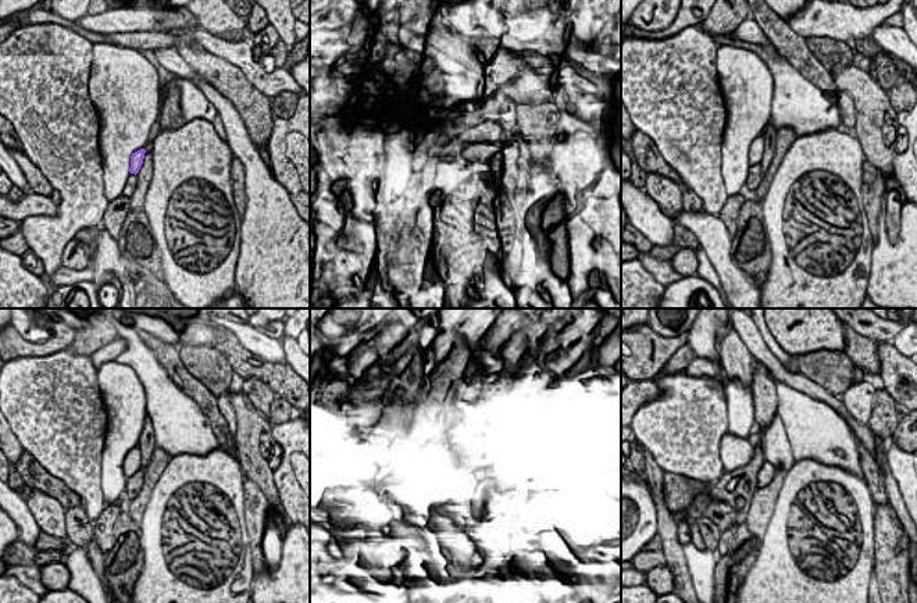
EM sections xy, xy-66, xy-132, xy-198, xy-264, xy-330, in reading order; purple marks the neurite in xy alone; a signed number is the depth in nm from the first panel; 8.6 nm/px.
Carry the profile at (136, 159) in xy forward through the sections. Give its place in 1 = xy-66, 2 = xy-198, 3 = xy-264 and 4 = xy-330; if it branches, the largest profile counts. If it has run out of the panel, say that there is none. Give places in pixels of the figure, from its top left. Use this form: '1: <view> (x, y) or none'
1: xy-66 (448, 149)
2: xy-198 (132, 461)
3: xy-264 (432, 457)
4: xy-330 (735, 452)

